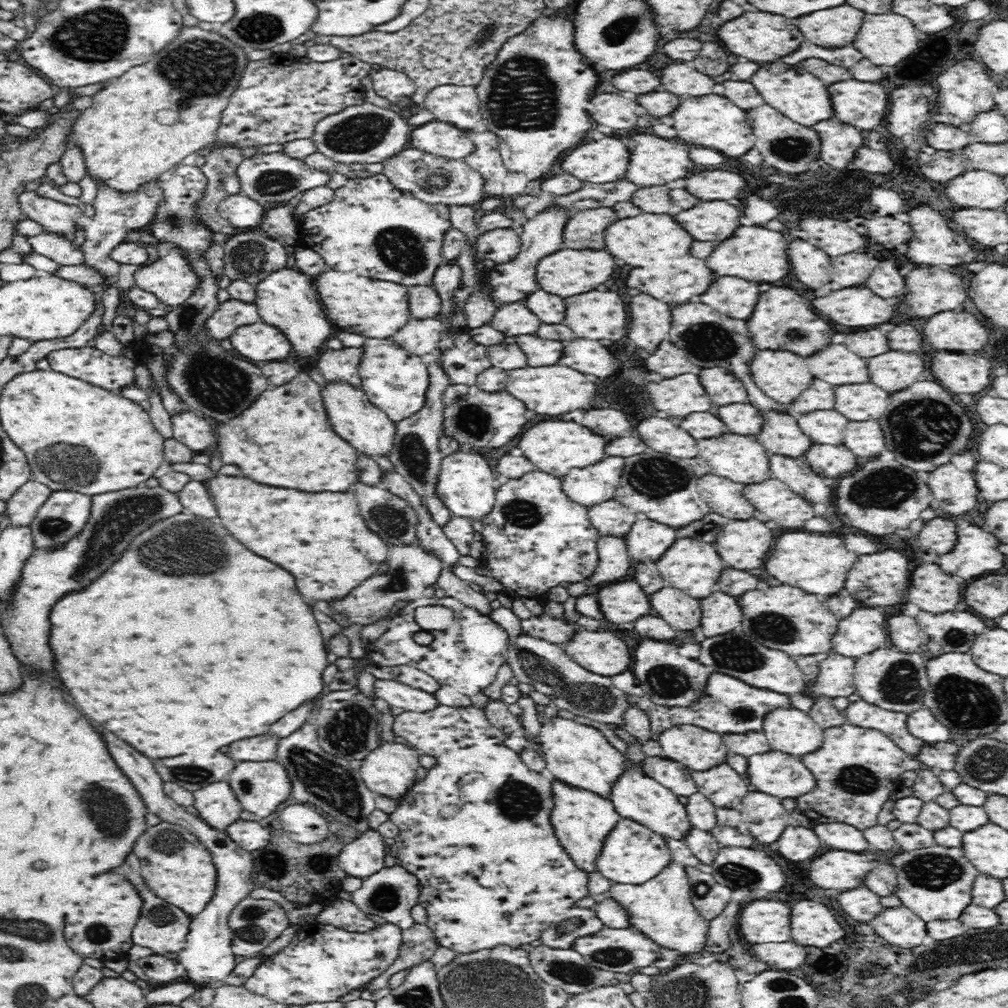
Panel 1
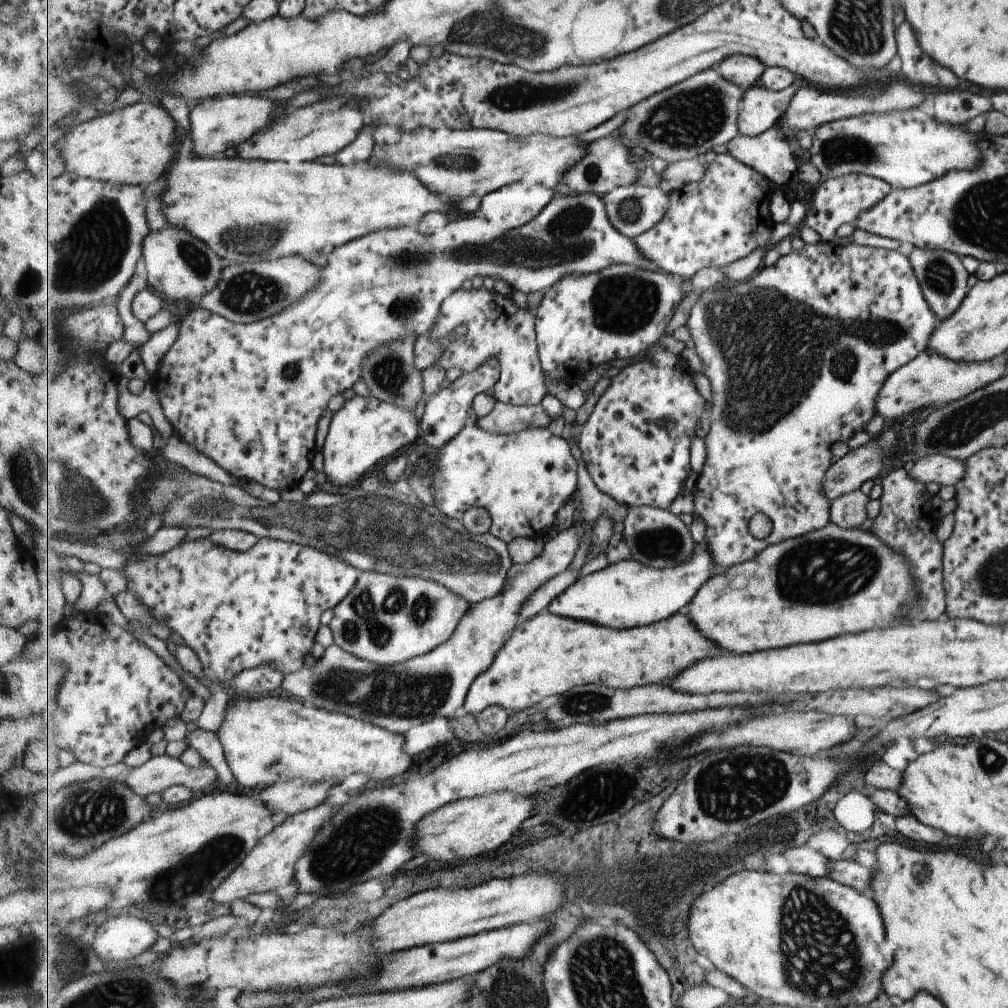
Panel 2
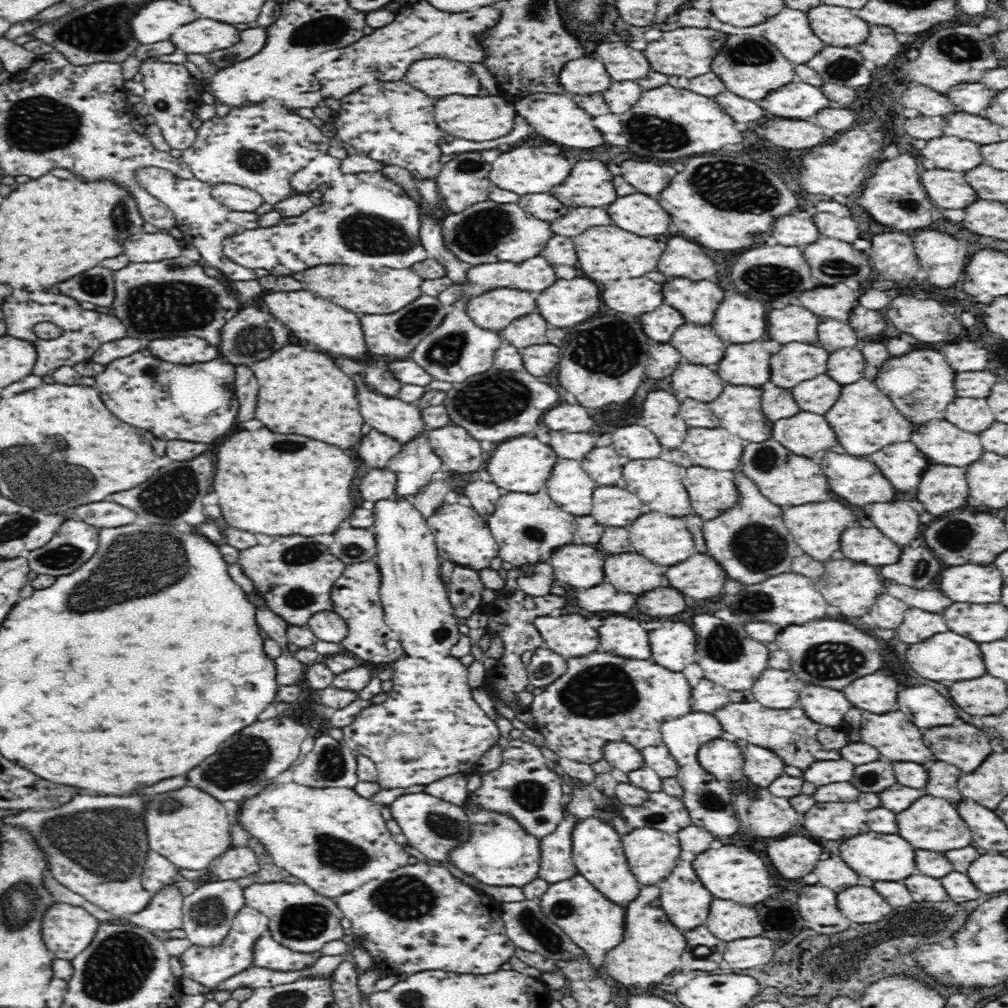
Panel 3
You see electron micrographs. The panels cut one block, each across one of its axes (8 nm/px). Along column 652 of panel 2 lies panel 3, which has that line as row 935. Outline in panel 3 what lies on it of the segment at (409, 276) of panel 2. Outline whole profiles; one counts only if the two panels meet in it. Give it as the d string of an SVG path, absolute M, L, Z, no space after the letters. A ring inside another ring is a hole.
M264 934L254 941L252 948L252 966L270 970L300 970L306 968L322 956L319 954L298 954L278 944L270 934Z

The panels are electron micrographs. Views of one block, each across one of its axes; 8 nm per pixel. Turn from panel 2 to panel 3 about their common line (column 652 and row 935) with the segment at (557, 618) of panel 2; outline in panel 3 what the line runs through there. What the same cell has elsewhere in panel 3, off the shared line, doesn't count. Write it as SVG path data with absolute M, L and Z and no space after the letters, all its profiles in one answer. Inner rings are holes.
M656 885L641 886L638 894L626 906L624 942L606 953L607 973L618 983L628 985L656 984L676 970L680 956L686 950L685 934L668 918L660 902L661 890Z

